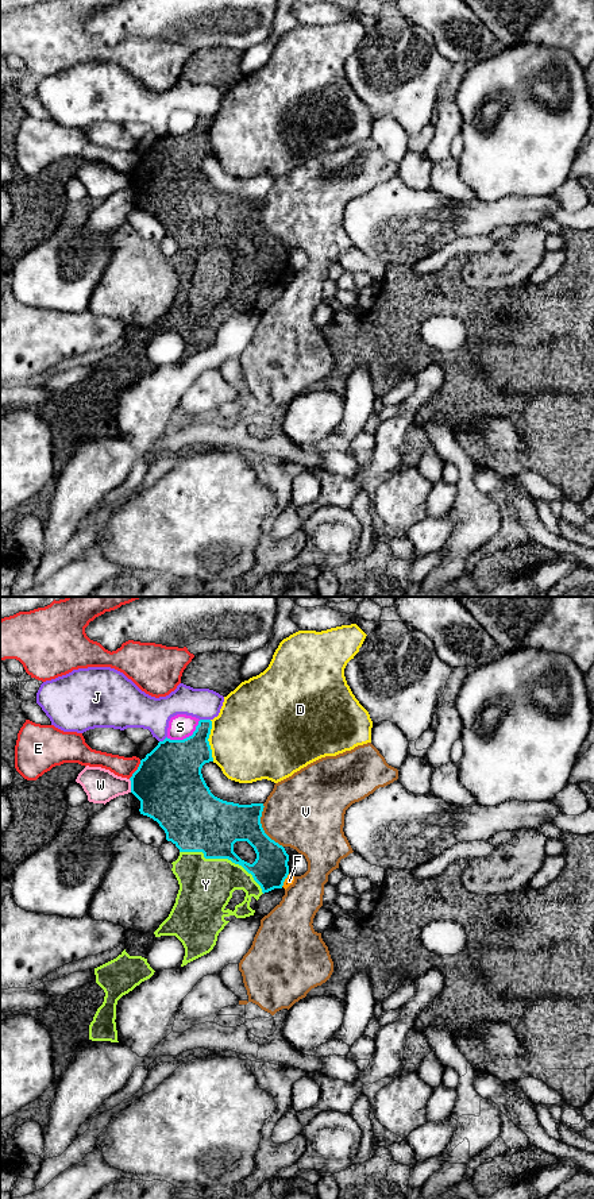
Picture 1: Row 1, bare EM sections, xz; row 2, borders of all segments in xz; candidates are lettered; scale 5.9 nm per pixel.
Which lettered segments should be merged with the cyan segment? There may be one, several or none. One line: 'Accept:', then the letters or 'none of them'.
Accept: Y

